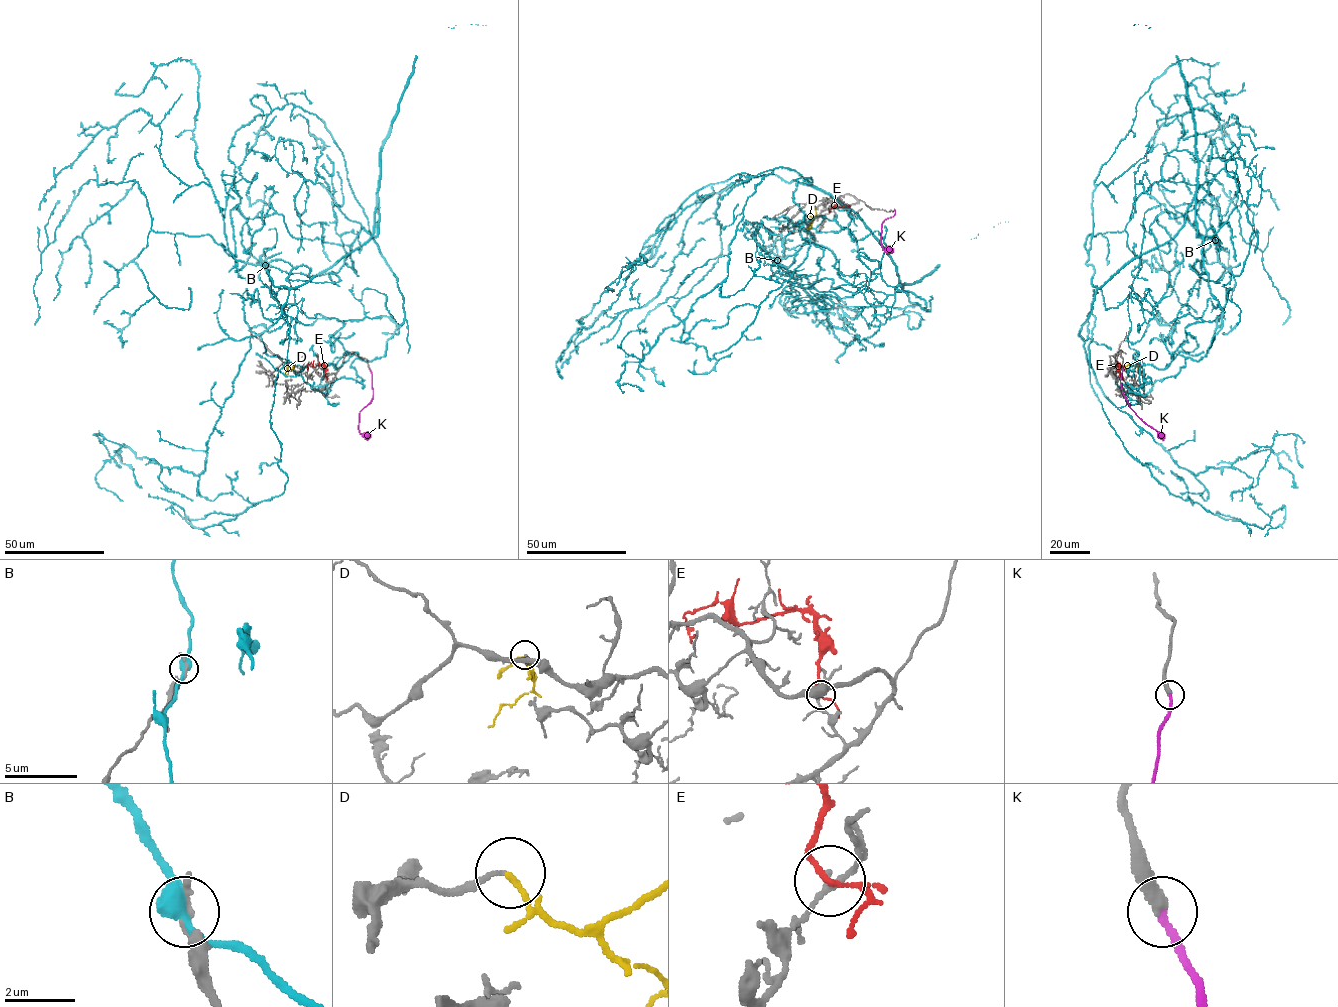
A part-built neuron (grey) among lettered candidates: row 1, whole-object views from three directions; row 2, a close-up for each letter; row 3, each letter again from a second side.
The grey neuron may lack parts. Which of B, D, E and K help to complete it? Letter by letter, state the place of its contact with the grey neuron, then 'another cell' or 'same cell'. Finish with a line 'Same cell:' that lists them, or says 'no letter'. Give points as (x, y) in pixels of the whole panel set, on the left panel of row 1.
B: meets grey at (250, 330); another cell
D: meets grey at (292, 363); same cell
E: meets grey at (325, 376); another cell
K: meets grey at (370, 369); same cell
Same cell: D, K

